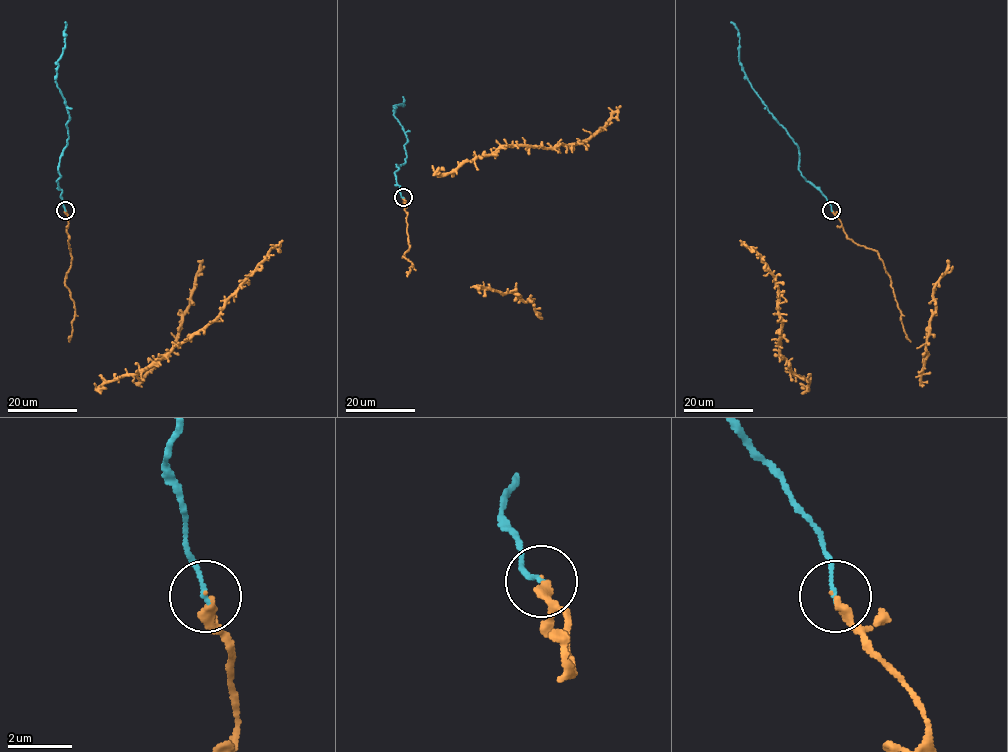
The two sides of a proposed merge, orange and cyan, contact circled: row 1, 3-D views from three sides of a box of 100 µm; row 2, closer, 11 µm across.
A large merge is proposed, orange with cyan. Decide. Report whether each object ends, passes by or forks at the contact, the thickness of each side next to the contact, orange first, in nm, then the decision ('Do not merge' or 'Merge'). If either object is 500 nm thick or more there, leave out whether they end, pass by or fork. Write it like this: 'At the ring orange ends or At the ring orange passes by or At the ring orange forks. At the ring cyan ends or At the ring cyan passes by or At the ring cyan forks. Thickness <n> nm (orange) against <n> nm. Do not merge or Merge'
At the ring orange ends. At the ring cyan ends. Thickness 280 nm (orange) against 120 nm. Merge

